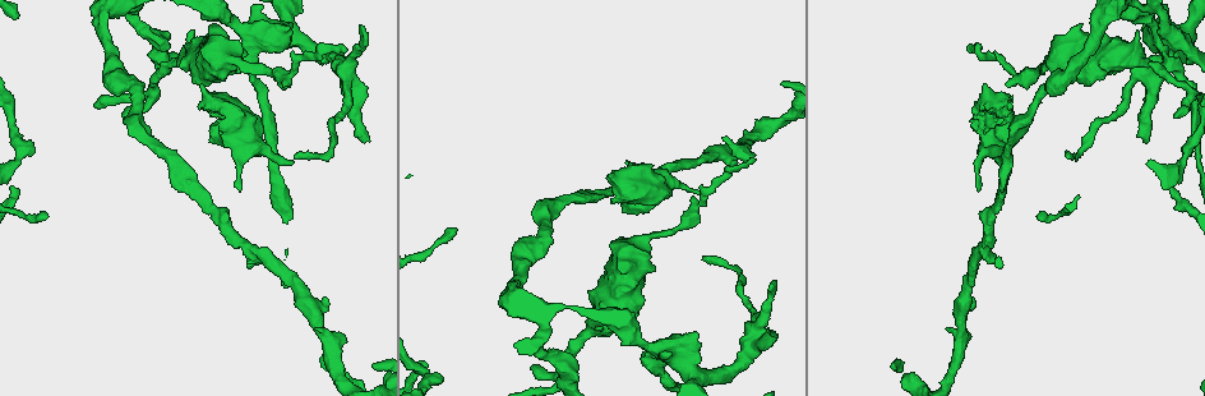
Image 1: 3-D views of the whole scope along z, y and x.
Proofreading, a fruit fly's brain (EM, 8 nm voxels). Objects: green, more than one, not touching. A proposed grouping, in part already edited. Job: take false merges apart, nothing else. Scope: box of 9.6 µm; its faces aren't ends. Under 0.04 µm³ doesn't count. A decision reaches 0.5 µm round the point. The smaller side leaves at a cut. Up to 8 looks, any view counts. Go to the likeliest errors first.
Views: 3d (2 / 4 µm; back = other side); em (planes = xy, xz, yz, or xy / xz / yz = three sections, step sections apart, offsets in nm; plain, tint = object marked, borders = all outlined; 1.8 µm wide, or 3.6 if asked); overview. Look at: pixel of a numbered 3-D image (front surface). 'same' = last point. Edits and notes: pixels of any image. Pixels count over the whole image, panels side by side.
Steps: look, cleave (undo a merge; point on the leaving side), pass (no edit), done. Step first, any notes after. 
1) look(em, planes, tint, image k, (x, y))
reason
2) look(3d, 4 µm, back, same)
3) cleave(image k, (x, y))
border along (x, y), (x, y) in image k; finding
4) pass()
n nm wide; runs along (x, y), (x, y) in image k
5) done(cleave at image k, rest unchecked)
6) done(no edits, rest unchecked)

look(em, 3.6 µm, planes, tint, image 1, (1161, 44))
arms run side by side

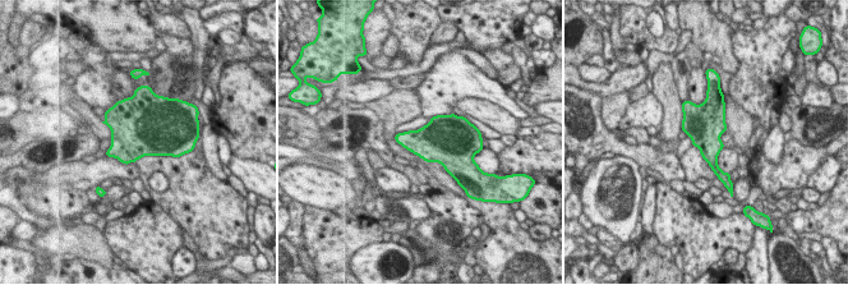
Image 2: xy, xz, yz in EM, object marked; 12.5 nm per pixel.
pass()
continuous, no second cell

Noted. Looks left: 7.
look(3d, 4 µm, image 1, (630, 164))
closes a loop

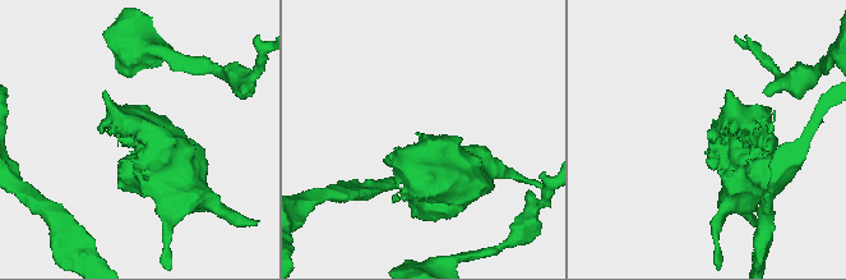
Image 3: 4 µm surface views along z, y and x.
look(em, planes, tint, image 3, (712, 134))

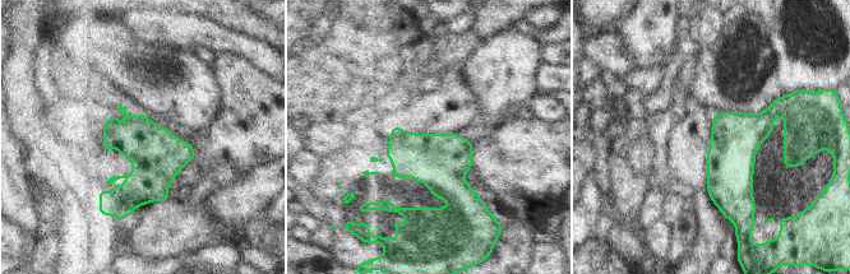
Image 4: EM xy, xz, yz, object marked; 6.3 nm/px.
pass()
all the same cell

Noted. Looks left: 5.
look(3d, 4 µm, image 1, (1151, 70))
a fork

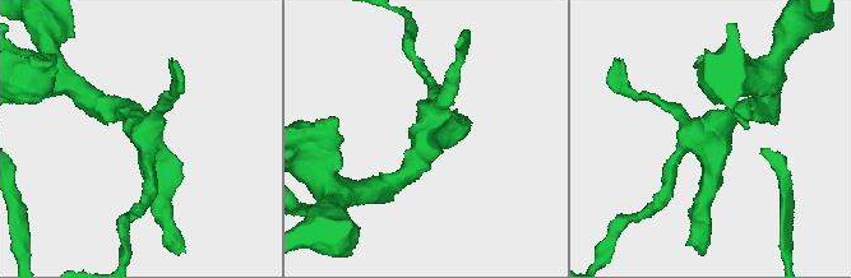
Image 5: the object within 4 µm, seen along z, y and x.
look(em, planes, tint, image 5, (422, 134))
need the tissue

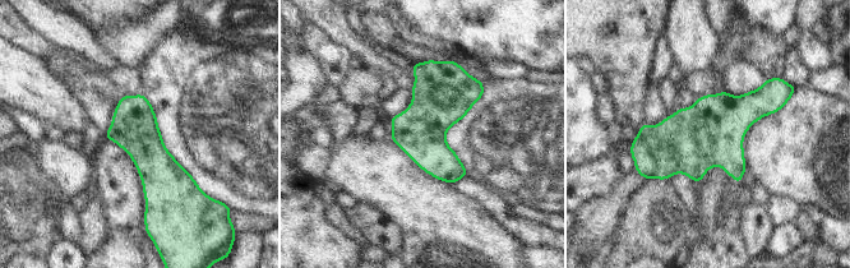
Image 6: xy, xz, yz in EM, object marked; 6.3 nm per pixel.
pass()
all the same cell

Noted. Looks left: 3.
done(no edits, rest unchecked)

